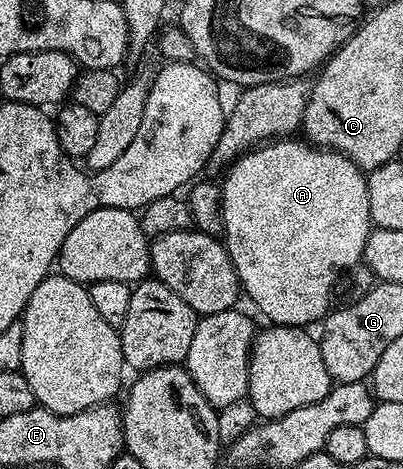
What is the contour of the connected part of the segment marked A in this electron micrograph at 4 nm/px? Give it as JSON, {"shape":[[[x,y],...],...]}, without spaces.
{"shape":[[[272,140],[264,145],[256,146],[255,149],[240,154],[230,166],[226,167],[221,178],[223,192],[223,233],[225,245],[229,256],[233,260],[233,268],[239,277],[239,284],[244,295],[251,297],[251,302],[264,314],[271,324],[280,326],[310,327],[310,322],[318,323],[328,313],[332,305],[331,293],[335,290],[335,281],[339,273],[350,271],[352,266],[360,265],[363,257],[363,249],[367,243],[367,237],[373,229],[369,216],[369,192],[367,191],[367,174],[360,170],[355,163],[350,162],[344,154],[336,150],[320,148],[306,140]]]}

